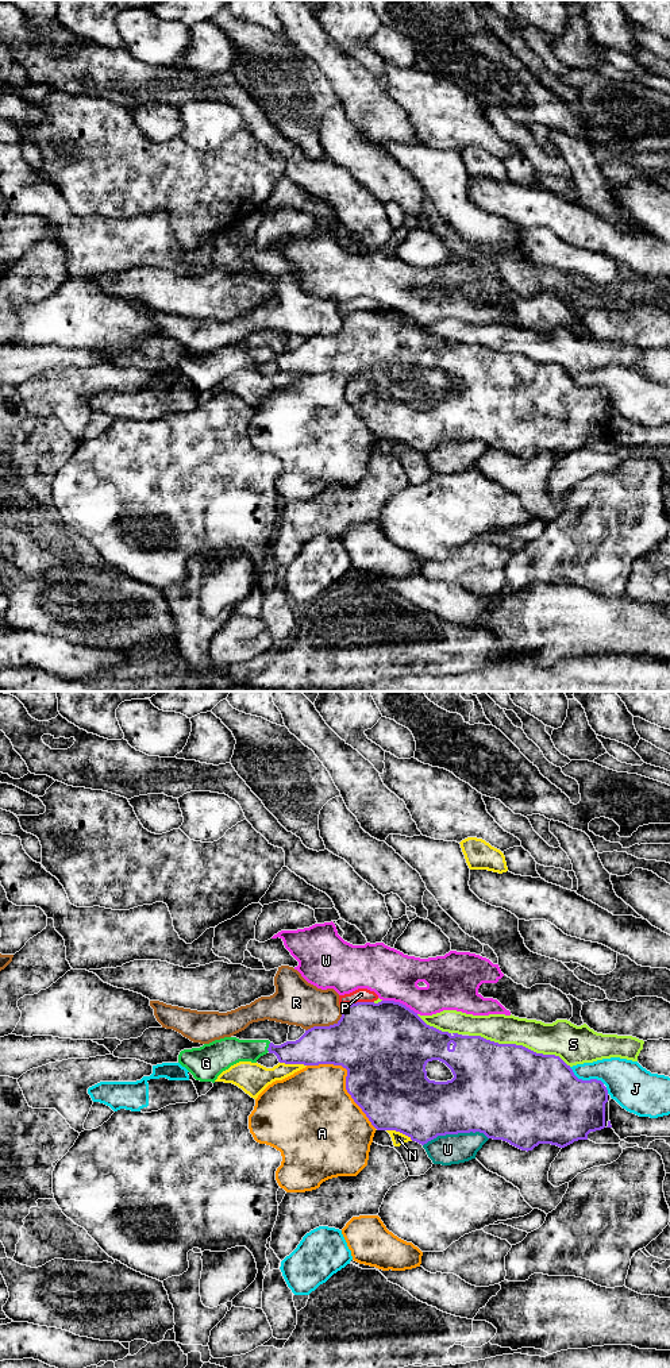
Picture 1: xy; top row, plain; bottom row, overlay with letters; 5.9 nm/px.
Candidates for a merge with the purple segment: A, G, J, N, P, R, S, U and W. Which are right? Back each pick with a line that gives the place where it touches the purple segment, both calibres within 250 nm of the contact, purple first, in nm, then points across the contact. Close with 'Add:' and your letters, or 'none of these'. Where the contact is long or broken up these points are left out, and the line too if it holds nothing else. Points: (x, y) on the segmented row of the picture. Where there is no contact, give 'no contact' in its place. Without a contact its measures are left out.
G: meets purple in xy at (269, 1047); 190 nm thick on the purple side, 170 nm on the other; runs through xy (311, 1048), (269, 1047), (228, 1051)
Add: G

